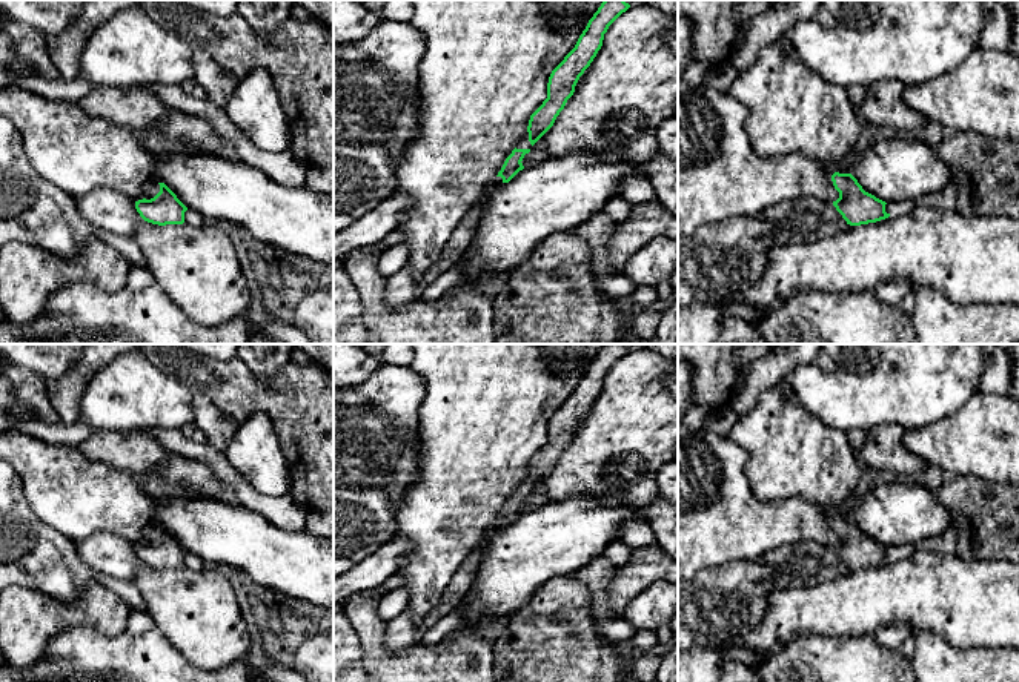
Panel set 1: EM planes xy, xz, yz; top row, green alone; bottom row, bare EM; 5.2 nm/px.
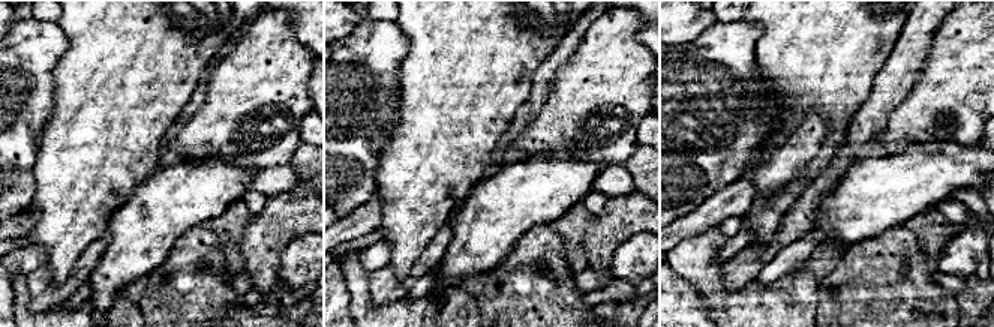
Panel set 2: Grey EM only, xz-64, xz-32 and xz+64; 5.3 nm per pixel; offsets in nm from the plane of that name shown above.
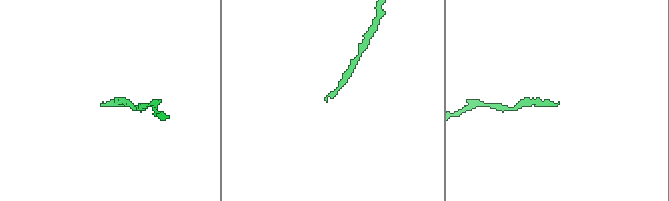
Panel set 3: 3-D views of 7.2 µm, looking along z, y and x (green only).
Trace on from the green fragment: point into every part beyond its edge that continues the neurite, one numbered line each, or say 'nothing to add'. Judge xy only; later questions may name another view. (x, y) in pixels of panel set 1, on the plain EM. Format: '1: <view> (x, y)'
1: xy (152, 532)

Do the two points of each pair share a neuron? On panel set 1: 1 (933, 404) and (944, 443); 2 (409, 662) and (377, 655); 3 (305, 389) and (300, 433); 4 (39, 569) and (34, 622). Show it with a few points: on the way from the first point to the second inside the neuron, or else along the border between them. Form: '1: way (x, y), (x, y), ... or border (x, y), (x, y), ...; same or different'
1: border (969, 400), (955, 412), (933, 423), (906, 430); different
2: way (401, 662), (385, 662); same
3: way (305, 400), (305, 423); same
4: border (16, 584), (71, 604); different

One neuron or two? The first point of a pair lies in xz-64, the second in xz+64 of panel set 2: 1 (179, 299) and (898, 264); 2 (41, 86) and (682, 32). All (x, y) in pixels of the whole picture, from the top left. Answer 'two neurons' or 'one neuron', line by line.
1: one neuron
2: two neurons

